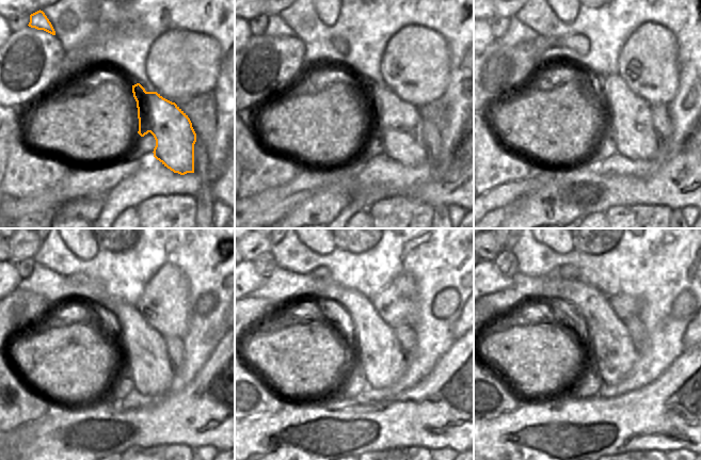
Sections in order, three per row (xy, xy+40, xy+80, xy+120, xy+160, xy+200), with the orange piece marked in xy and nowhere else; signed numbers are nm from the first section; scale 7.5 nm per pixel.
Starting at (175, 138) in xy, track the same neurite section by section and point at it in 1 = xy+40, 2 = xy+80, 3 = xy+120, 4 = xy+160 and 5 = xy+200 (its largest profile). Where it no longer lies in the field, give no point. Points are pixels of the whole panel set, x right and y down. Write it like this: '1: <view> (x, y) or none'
1: xy+40 (399, 124)
2: xy+80 (626, 116)
3: xy+120 (142, 350)
4: xy+160 (377, 351)
5: xy+200 (608, 339)

